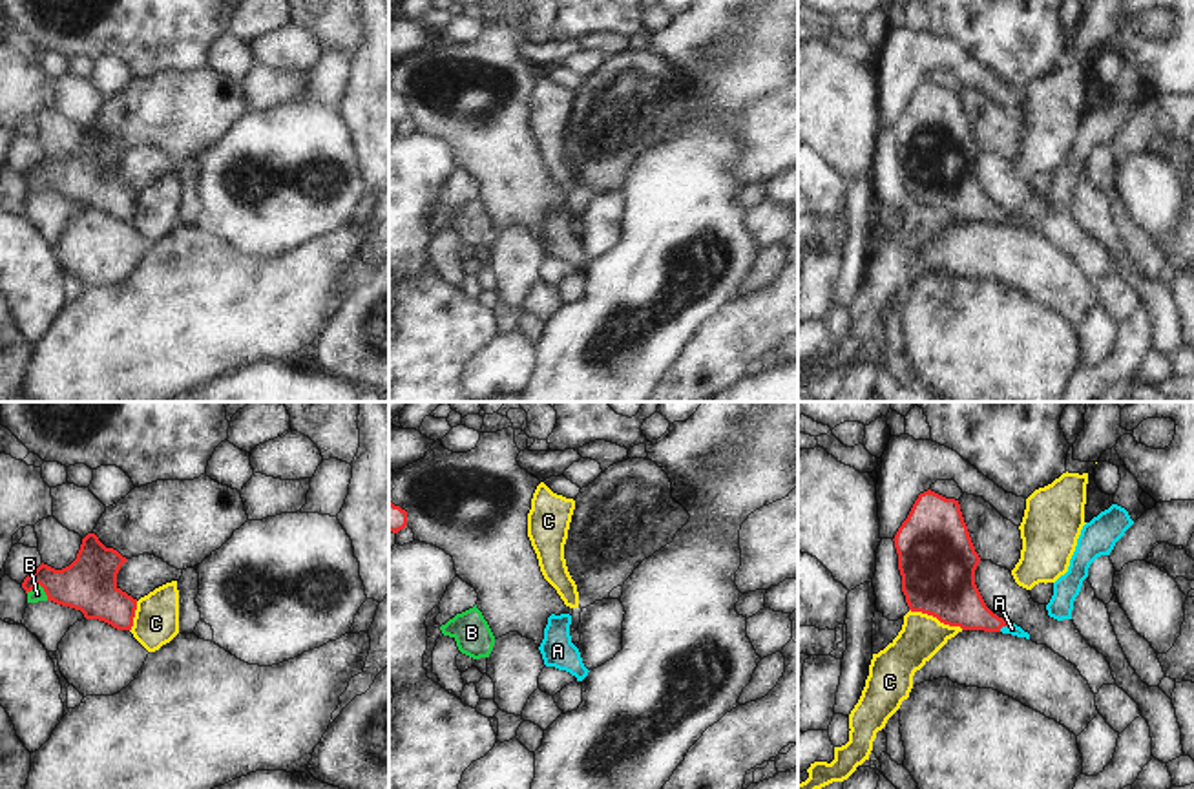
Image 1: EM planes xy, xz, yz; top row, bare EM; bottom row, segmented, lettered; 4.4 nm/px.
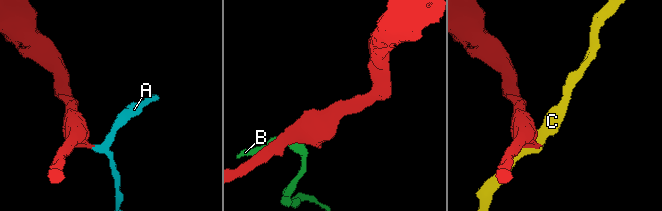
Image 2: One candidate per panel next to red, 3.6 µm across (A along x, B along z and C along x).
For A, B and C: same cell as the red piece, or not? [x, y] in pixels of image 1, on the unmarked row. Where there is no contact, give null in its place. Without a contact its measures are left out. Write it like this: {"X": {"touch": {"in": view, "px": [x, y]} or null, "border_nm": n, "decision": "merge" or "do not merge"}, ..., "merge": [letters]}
{"A": {"touch": {"in": "yz", "px": [1005, 216]}, "border_nm": 70, "decision": "merge"}, "B": {"touch": {"in": "xy", "px": [41, 176]}, "border_nm": 110, "decision": "do not merge"}, "C": {"touch": {"in": "yz", "px": [937, 209]}, "border_nm": 260, "decision": "do not merge"}, "merge": ["A"]}

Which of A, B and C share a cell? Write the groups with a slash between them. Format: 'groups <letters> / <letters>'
groups A / B / C

